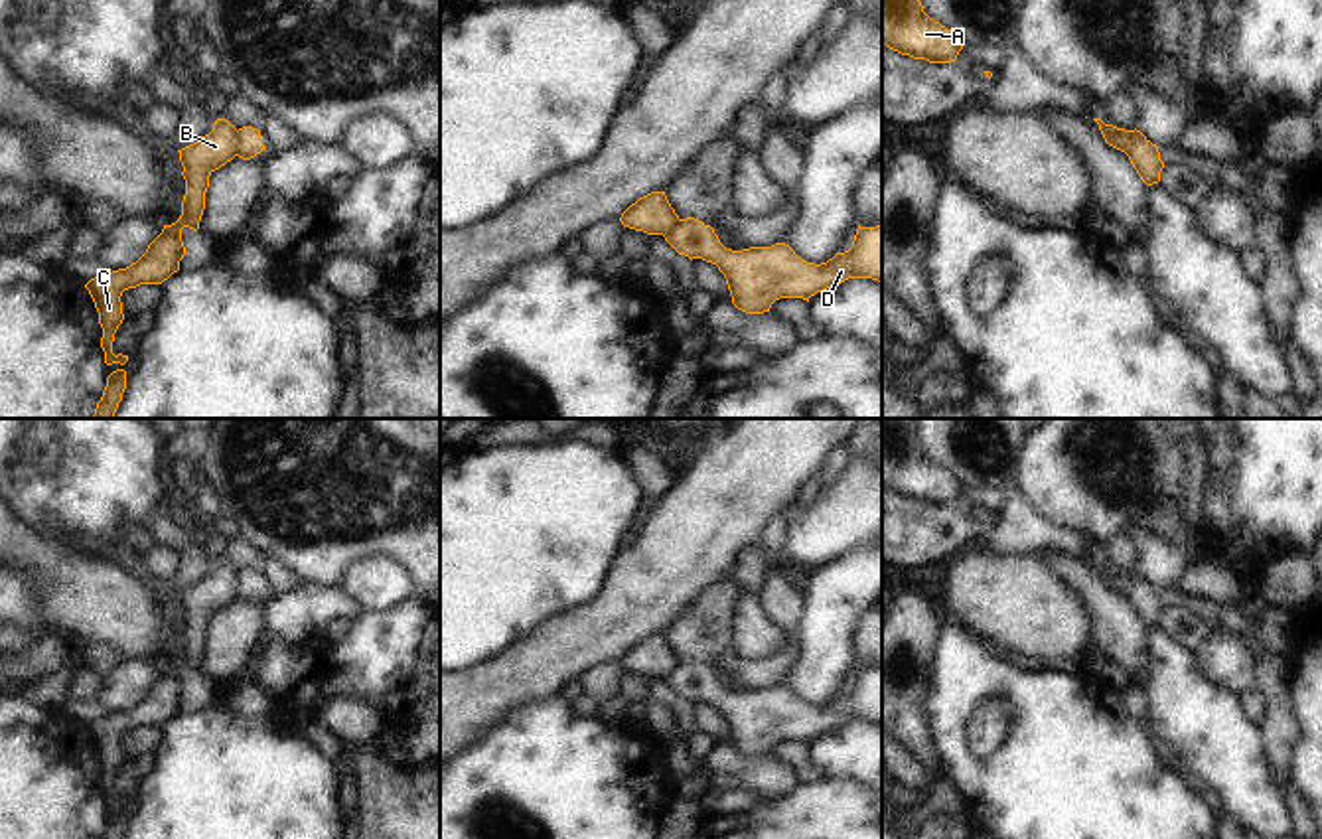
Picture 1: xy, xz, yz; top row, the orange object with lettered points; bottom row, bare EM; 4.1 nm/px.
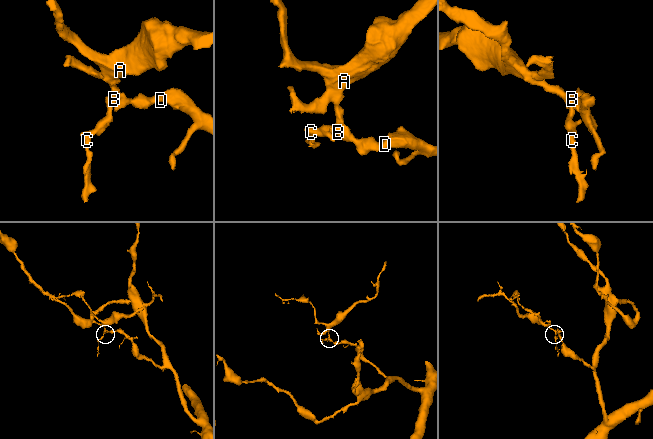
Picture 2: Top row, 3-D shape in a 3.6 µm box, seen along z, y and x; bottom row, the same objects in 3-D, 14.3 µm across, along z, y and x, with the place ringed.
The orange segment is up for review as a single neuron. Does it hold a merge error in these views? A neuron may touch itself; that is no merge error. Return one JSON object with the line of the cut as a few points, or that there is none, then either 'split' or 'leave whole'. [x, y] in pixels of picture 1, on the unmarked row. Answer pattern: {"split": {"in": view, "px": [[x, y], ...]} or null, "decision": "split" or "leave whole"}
{"split": {"in": "xy", "px": [[239, 573], [233, 597]]}, "decision": "split"}

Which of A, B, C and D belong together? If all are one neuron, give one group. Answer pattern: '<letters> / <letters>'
A B C / D

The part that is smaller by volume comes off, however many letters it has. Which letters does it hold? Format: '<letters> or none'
A, B, C

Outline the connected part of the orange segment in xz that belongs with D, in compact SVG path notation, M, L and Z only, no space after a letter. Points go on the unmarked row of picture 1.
M695 659L663 677L679 695L702 701L724 717L732 746L746 756L770 754L779 740L803 740L833 730L848 721L882 725L882 667L856 671L852 689L827 705L807 705L785 685L771 689L726 691L714 671Z

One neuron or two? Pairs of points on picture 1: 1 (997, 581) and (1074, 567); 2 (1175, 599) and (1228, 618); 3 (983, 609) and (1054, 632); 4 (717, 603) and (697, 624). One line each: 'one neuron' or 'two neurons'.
1: two neurons
2: one neuron
3: one neuron
4: one neuron

